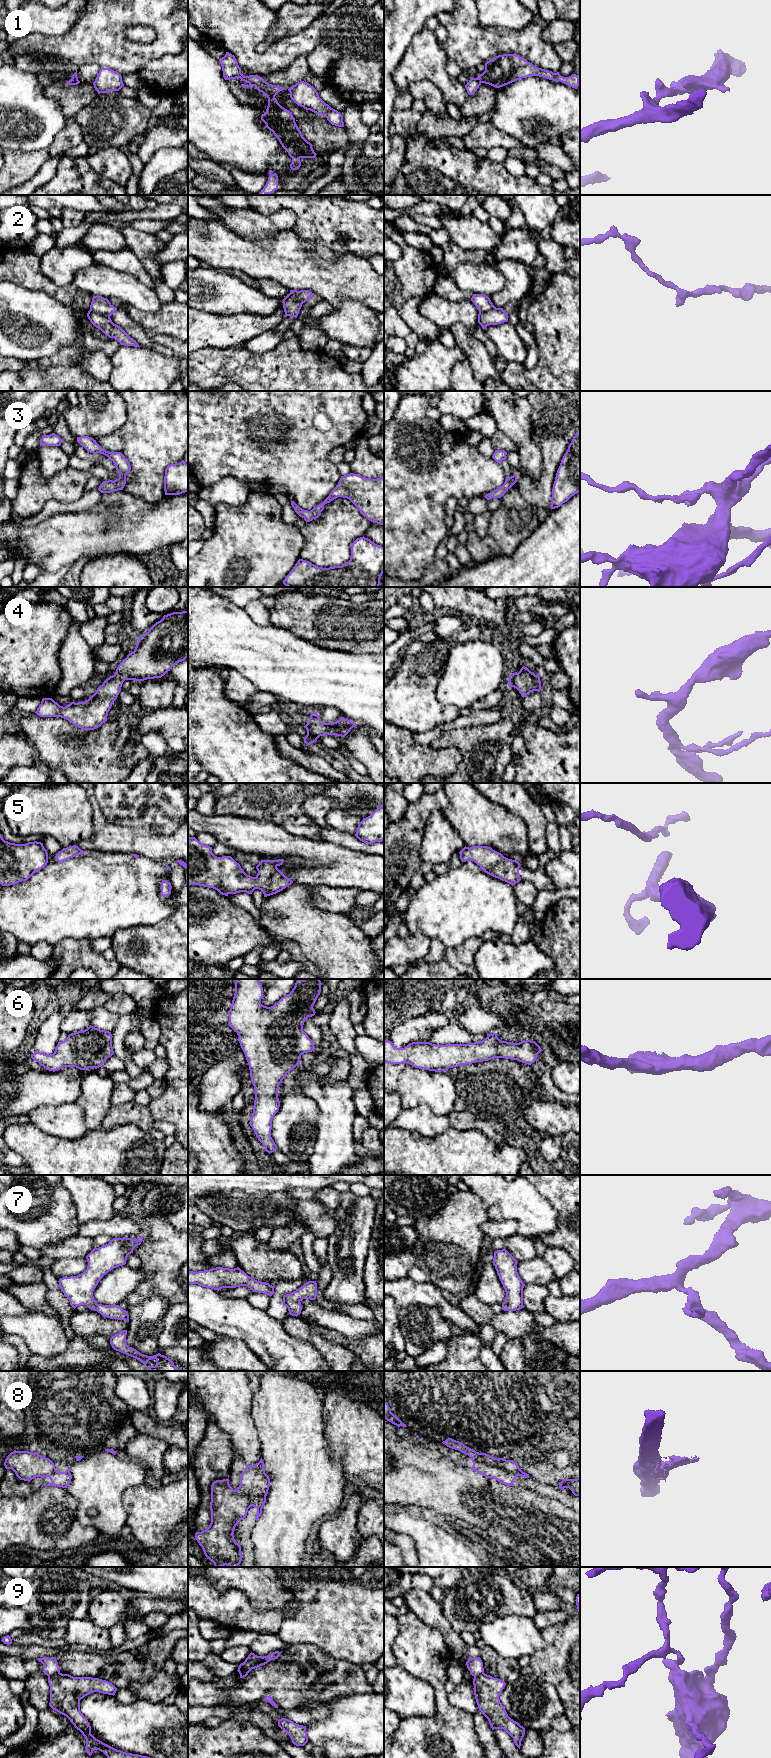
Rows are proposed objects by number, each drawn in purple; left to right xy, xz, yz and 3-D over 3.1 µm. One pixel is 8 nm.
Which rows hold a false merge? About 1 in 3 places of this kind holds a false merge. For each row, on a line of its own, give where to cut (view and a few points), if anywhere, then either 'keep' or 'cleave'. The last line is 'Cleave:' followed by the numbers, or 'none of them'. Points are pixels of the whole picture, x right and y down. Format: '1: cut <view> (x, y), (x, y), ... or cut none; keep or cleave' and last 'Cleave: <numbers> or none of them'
1: cut xz (274, 96), (267, 97); cleave
2: cut xy (89, 310), (109, 316); cleave
3: cut none; keep
4: cut none; keep
5: cut none; keep
6: cut none; keep
7: cut none; keep
8: cut yz (471, 1456), (528, 1476); cleave
9: cut xy (59, 1672), (48, 1677); cleave
Cleave: 1, 2, 8, 9

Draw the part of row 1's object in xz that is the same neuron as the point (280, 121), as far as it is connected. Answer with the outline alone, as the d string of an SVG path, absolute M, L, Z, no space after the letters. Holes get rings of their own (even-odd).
M268 96L266 113L261 120L277 137L282 147L292 158L290 168L296 170L301 166L301 158L315 158L316 153L299 130L292 113L282 107L274 96Z

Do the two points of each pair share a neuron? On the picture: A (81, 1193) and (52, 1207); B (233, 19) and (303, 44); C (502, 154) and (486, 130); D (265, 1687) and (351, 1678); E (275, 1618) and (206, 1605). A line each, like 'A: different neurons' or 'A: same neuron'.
A: different neurons
B: same neuron
C: different neurons
D: same neuron
E: same neuron

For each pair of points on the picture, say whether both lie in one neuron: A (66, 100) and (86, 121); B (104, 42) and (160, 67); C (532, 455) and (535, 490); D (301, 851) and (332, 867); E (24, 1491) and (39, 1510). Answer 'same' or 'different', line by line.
A: different
B: different
C: different
D: same
E: different

